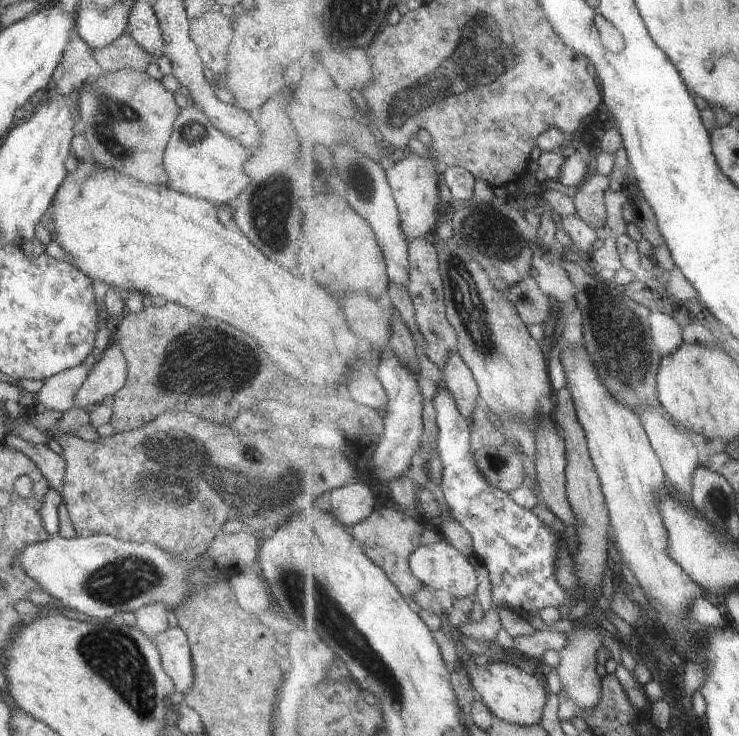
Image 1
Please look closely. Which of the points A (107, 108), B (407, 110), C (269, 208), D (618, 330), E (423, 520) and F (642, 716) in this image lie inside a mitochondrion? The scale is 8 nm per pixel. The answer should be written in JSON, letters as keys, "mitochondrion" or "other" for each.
{"A":"mitochondrion","B":"mitochondrion","C":"mitochondrion","D":"mitochondrion","E":"other","F":"other"}

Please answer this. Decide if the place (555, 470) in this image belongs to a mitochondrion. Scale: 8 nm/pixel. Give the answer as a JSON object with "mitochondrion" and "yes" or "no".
{"mitochondrion":"no"}

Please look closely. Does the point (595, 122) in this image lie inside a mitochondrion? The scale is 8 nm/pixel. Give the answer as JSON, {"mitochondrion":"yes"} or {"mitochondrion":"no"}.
{"mitochondrion":"no"}

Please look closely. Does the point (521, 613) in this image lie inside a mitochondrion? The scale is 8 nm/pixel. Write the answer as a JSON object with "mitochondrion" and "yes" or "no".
{"mitochondrion":"no"}

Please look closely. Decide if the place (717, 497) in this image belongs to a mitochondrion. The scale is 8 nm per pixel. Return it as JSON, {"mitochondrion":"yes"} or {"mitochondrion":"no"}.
{"mitochondrion":"yes"}

